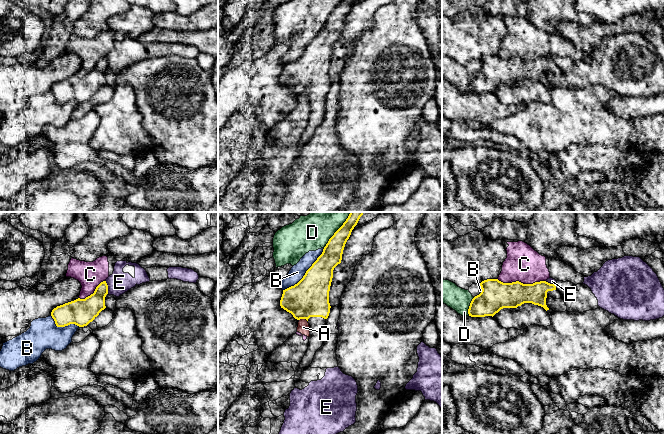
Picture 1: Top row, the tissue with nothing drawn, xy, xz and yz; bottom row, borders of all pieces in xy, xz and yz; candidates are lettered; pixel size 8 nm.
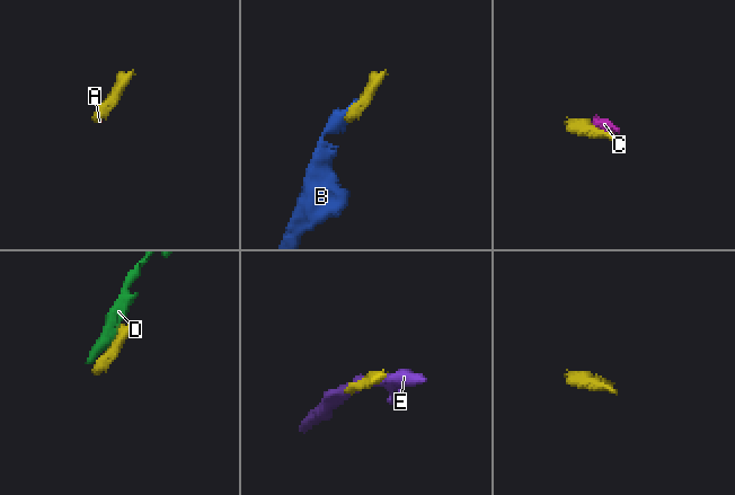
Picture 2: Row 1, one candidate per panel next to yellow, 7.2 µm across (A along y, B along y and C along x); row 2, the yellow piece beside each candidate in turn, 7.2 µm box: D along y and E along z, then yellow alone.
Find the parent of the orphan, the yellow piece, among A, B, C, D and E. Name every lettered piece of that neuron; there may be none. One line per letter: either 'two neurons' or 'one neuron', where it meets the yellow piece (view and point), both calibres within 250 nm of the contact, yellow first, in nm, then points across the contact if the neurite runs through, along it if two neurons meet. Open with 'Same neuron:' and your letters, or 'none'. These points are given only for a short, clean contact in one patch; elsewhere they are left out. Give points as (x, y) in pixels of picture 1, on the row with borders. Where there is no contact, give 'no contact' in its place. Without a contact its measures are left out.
Same neuron: none
A: two neurons; contact xz (303, 318); calibres 300 and 100 nm; border xz (299, 319), (307, 321)
B: two neurons; contact xz (306, 272); calibres 300 and 120 nm
C: two neurons; contact yz (520, 282); calibres 240 and 280 nm
D: two neurons; contact xz (337, 230); calibres 160 and 280 nm
E: two neurons; contact xy (107, 287); calibres 180 and 180 nm

